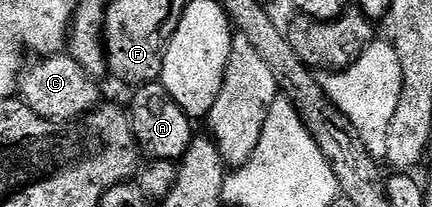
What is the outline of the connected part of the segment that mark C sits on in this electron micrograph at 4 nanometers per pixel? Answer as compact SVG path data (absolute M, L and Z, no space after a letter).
M67 52L44 55L33 61L36 62L23 70L18 93L42 119L76 121L101 104L100 89L96 86L99 84Z

